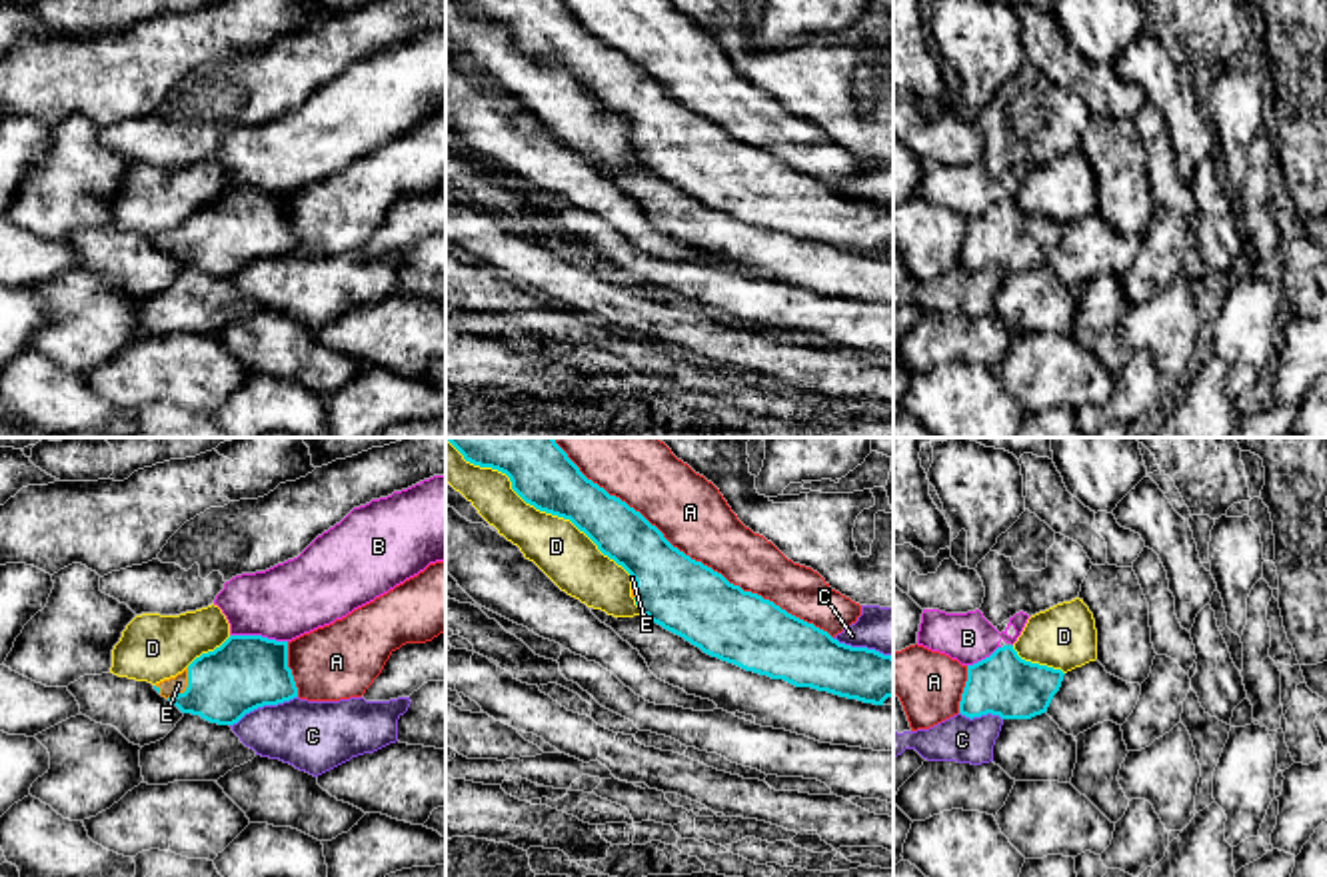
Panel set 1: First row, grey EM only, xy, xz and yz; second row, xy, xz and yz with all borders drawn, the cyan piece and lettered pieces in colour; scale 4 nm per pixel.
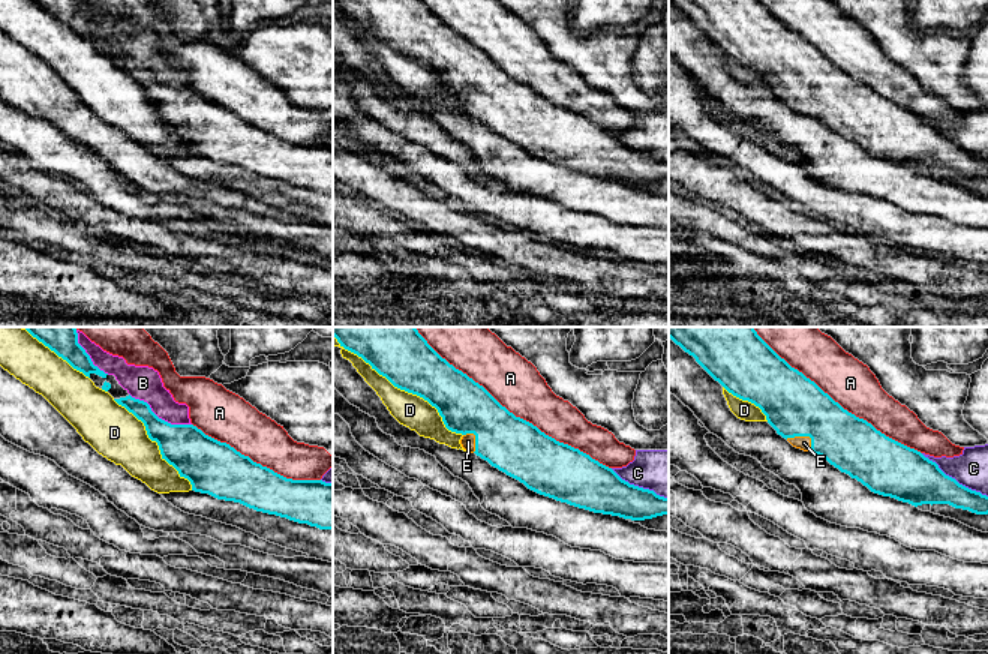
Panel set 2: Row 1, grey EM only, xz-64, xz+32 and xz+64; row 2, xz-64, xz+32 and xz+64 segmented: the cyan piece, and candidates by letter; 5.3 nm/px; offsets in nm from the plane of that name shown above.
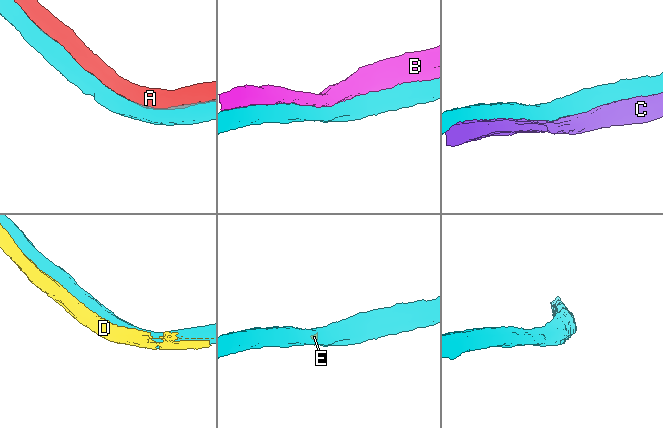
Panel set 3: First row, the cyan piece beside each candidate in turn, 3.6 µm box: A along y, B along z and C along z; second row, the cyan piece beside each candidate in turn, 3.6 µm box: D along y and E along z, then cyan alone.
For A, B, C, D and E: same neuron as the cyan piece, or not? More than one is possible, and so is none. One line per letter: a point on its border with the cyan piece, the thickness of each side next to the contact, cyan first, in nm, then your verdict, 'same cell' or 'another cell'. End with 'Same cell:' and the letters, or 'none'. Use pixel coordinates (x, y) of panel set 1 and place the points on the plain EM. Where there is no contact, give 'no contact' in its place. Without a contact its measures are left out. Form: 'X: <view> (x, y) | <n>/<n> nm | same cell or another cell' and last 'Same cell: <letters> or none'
A: xz (694, 112) | 300/280 nm | another cell
B: xy (258, 188) | 300/300 nm | another cell
C: xy (262, 258) | 300/280 nm | another cell
D: xz (540, 62) | 240/220 nm | another cell
E: xy (186, 240) | 300/70 nm | same cell
Same cell: E

